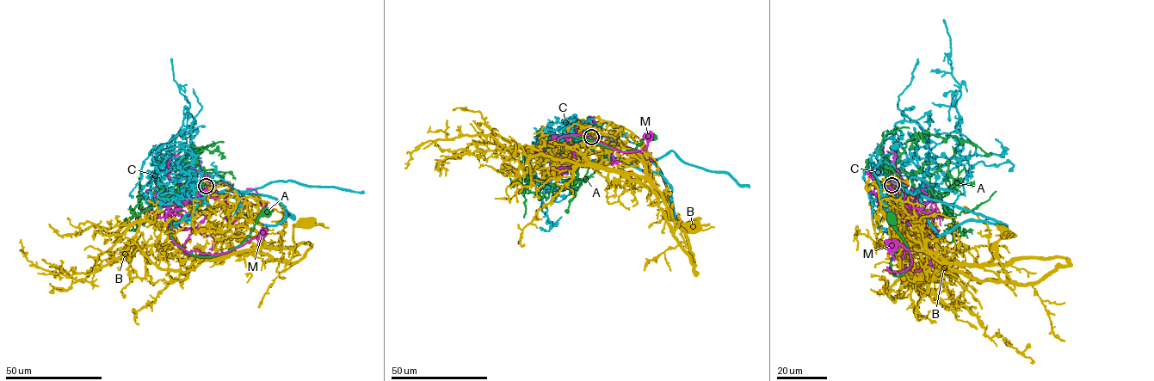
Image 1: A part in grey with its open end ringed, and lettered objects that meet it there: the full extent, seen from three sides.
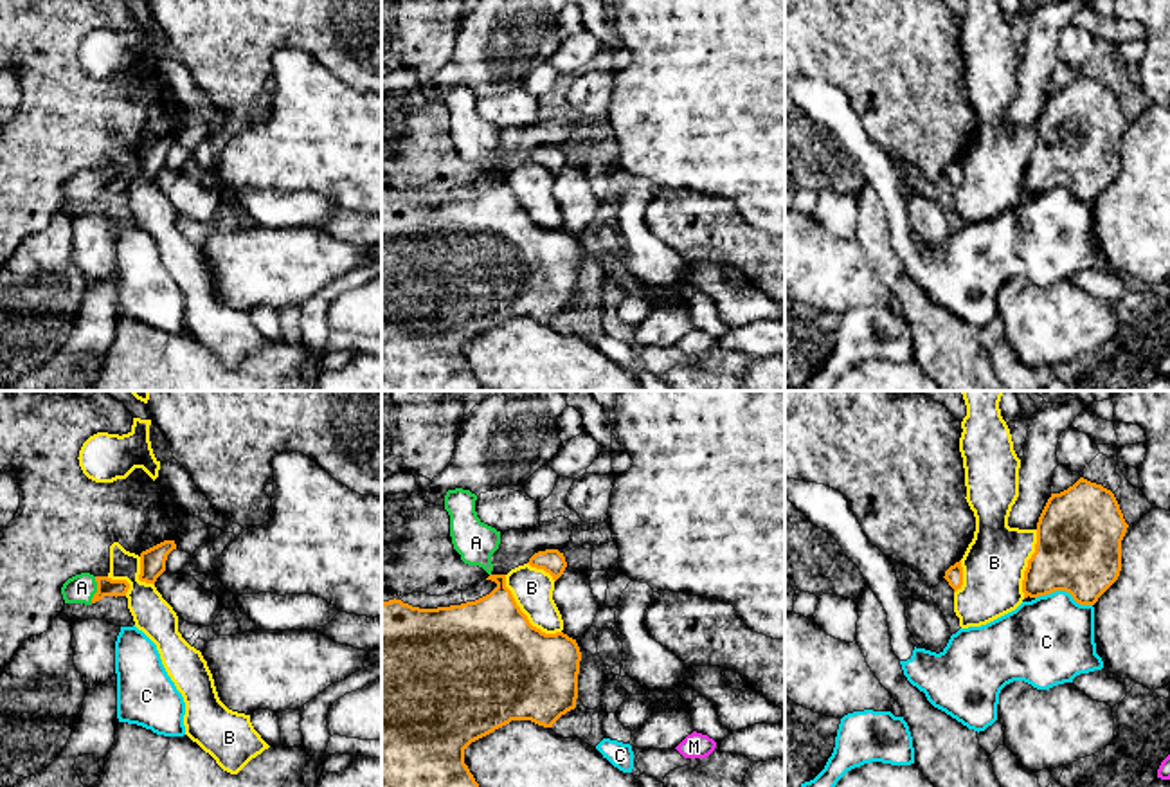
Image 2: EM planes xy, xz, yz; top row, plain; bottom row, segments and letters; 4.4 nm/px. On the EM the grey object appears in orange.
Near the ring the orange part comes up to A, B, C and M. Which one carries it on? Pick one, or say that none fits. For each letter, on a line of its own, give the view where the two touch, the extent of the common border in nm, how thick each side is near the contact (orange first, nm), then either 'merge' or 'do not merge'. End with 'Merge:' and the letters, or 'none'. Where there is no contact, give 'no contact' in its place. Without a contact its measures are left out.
A: xy | 120 nm | 80/130 nm | merge
B: xz | 360 nm | 480/180 nm | do not merge
C: yz | 260 nm | 380/400 nm | do not merge
M: no contact | do not merge
Merge: A

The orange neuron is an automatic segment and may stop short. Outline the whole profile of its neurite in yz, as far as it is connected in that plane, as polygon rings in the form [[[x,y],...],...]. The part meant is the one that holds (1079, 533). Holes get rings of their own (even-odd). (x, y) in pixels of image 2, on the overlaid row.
[[[1080,477],[1067,490],[1051,493],[1037,522],[1035,553],[1024,571],[1024,598],[1066,591],[1076,603],[1094,605],[1120,576],[1127,528],[1114,493],[1102,484]]]

